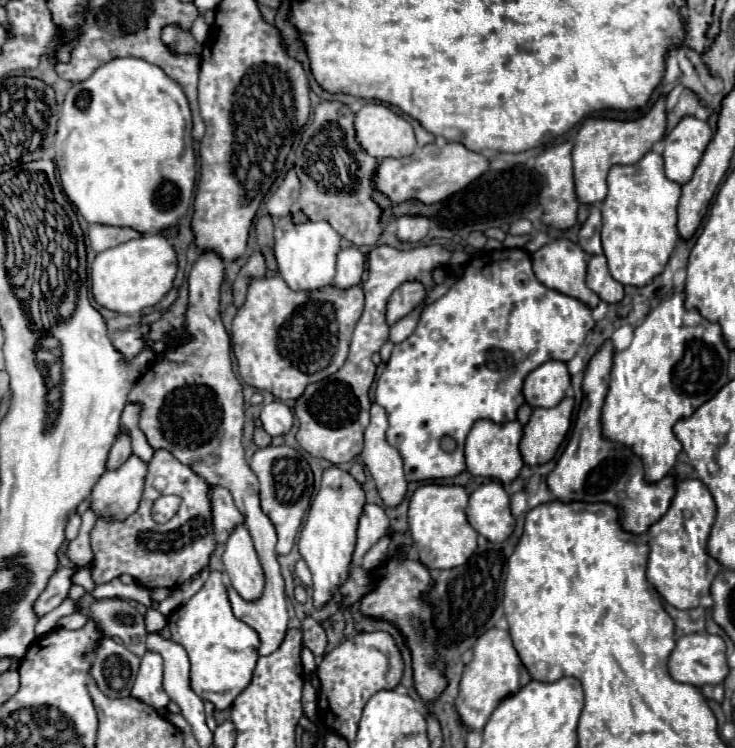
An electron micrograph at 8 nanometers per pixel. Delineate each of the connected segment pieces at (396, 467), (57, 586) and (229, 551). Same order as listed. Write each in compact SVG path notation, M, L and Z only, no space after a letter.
M371 403L371 423L365 429L363 463L367 465L379 495L385 505L399 505L407 493L407 481L403 477L403 459L399 451L385 439L387 413L379 403Z
M59 569L47 583L45 591L39 595L39 599L35 601L35 615L37 617L43 617L47 615L49 611L53 611L55 607L59 607L65 599L67 599L67 593L69 593L69 587L71 587L71 577L73 569Z
M237 527L227 539L223 565L231 579L231 585L245 601L257 601L261 597L265 577L247 527Z

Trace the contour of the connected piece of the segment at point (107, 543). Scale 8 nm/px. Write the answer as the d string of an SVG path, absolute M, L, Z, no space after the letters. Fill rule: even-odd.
M155 451L153 459L149 461L149 473L145 477L145 489L143 489L143 499L139 503L139 509L131 513L127 519L97 519L97 523L91 529L91 549L93 549L93 567L91 575L97 585L109 583L111 579L119 577L121 573L129 573L137 583L141 583L147 589L155 587L179 587L185 581L189 581L193 575L203 571L209 565L209 557L215 551L215 535L213 535L213 507L211 507L211 485L195 475L191 467L183 467L169 451ZM161 495L177 495L181 497L181 507L177 515L167 521L165 525L159 525L151 517L151 507L157 497Z

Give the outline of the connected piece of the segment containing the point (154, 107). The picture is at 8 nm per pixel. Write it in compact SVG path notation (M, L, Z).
M135 57L113 59L113 61L105 63L103 67L99 67L89 79L75 83L67 91L65 101L61 105L61 115L57 121L57 133L55 133L53 145L55 145L55 165L59 169L61 185L67 193L69 201L77 207L77 211L81 213L81 217L87 223L129 227L141 235L147 235L147 233L159 233L163 229L169 229L187 215L191 195L193 195L193 185L195 185L195 151L193 151L193 139L191 139L191 111L189 111L189 103L187 103L187 97L181 91L181 87L175 81L171 81L165 75L165 71L159 69L157 65L151 65L151 63L147 63L143 59L135 59Z

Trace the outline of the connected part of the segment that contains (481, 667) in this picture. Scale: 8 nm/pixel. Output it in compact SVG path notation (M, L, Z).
M489 629L485 631L475 647L473 647L473 661L465 665L463 677L461 677L461 685L459 685L459 695L455 699L455 707L461 715L461 721L465 723L465 727L481 731L491 715L491 711L495 711L495 707L507 697L513 695L515 691L519 691L519 687L525 687L531 681L529 671L523 667L509 631L505 629Z

